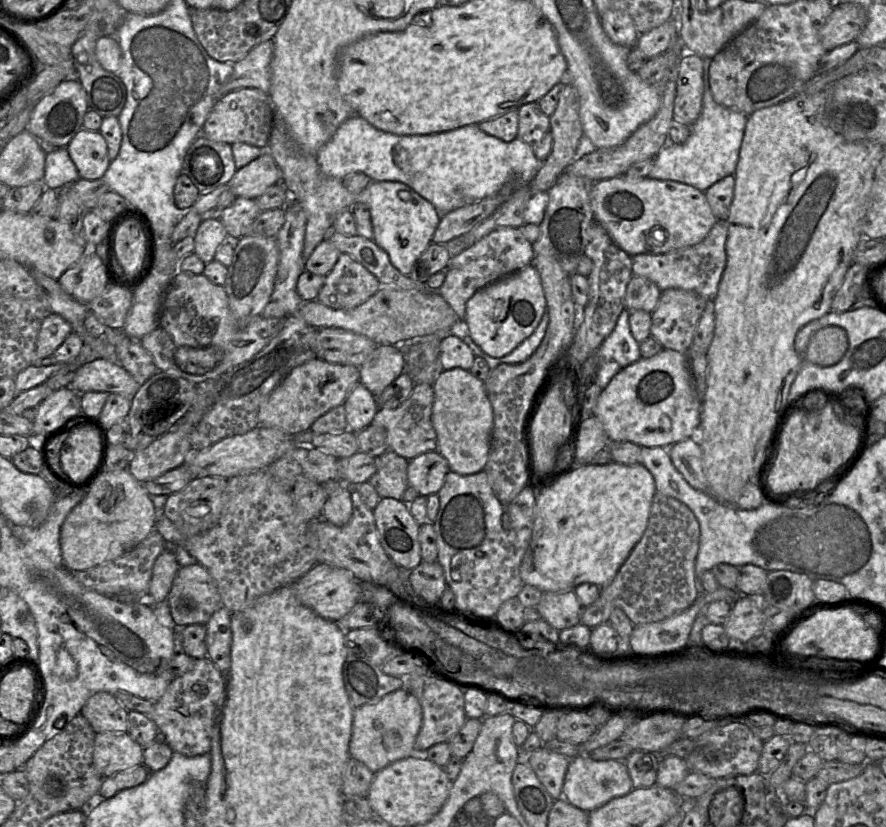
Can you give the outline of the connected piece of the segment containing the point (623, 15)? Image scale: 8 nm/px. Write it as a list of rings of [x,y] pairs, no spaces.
[[[607,10],[600,16],[600,22],[609,39],[618,45],[633,48],[639,33],[631,16],[622,10]]]

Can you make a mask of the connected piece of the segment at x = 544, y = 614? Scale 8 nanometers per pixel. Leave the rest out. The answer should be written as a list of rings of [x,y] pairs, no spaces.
[[[574,591],[546,592],[535,607],[542,619],[561,631],[580,623],[582,605]]]

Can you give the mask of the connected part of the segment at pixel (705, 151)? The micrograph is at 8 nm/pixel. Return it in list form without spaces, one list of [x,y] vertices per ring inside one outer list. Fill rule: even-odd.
[[[703,58],[703,104],[697,121],[690,126],[690,136],[683,144],[667,143],[653,158],[648,177],[656,180],[673,180],[691,185],[705,192],[722,178],[735,172],[748,116],[745,113],[717,104],[709,83],[712,59]]]

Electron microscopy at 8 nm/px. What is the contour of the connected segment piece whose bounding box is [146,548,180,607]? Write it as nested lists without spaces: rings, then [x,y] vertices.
[[[166,548],[155,560],[146,602],[151,607],[167,599],[173,579],[179,569],[174,552]]]

